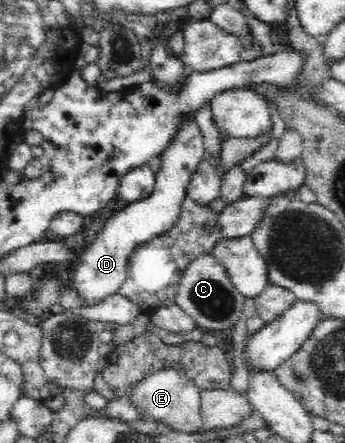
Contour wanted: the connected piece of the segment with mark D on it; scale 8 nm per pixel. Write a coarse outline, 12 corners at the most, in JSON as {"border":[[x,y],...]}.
{"border":[[194,119],[160,156],[152,194],[116,212],[80,255],[71,289],[119,292],[140,244],[174,227],[206,155]]}

